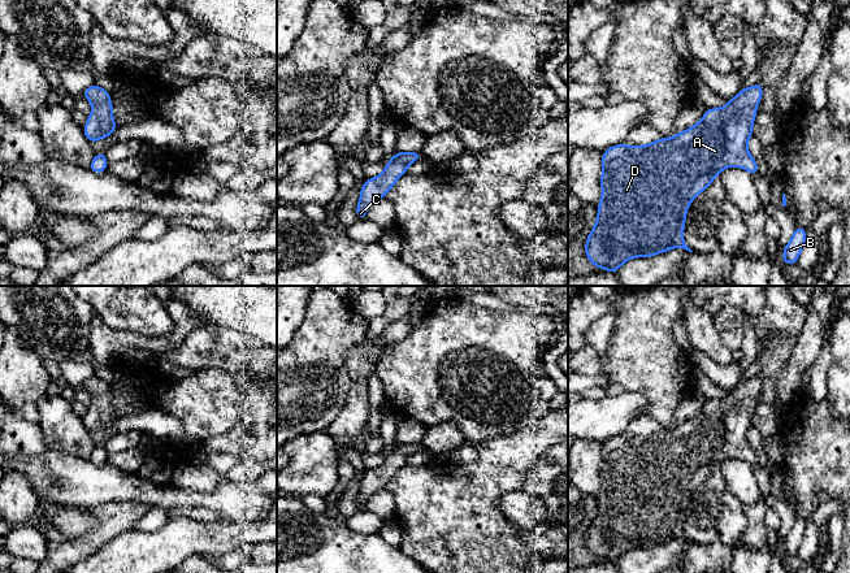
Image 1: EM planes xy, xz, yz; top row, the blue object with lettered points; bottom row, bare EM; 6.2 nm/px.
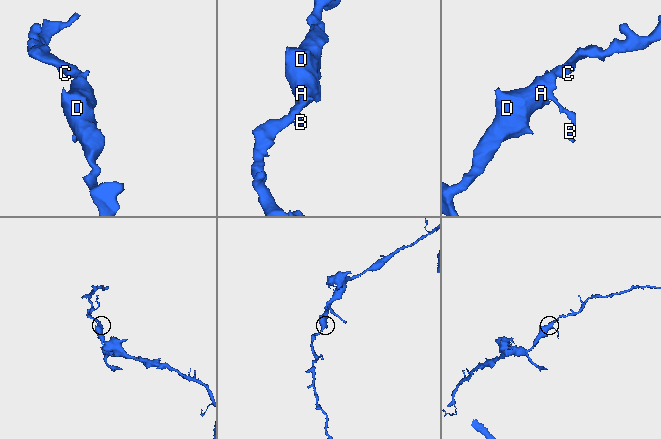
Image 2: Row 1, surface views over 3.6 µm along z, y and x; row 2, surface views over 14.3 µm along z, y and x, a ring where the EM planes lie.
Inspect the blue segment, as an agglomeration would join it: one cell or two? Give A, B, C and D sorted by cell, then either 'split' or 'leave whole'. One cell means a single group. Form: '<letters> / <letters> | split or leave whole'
A B C D | leave whole

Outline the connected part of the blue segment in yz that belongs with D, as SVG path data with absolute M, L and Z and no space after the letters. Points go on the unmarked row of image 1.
M758 373L740 382L725 398L717 400L708 398L698 414L672 429L662 429L646 437L617 435L607 439L602 447L602 489L598 495L597 513L585 535L585 544L590 554L598 560L606 559L607 564L616 564L633 548L650 548L677 538L693 543L685 535L682 524L688 498L694 489L729 457L742 459L753 468L759 464L758 453L747 440L747 431L753 427L753 414L762 387L763 377Z

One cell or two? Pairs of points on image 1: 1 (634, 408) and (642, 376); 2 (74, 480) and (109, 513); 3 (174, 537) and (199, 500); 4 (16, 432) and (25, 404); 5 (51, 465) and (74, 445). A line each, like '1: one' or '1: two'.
1: two
2: two
3: two
4: two
5: two

